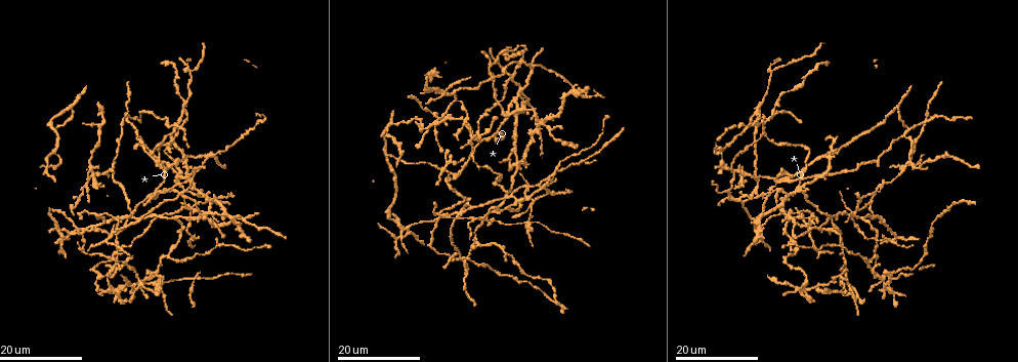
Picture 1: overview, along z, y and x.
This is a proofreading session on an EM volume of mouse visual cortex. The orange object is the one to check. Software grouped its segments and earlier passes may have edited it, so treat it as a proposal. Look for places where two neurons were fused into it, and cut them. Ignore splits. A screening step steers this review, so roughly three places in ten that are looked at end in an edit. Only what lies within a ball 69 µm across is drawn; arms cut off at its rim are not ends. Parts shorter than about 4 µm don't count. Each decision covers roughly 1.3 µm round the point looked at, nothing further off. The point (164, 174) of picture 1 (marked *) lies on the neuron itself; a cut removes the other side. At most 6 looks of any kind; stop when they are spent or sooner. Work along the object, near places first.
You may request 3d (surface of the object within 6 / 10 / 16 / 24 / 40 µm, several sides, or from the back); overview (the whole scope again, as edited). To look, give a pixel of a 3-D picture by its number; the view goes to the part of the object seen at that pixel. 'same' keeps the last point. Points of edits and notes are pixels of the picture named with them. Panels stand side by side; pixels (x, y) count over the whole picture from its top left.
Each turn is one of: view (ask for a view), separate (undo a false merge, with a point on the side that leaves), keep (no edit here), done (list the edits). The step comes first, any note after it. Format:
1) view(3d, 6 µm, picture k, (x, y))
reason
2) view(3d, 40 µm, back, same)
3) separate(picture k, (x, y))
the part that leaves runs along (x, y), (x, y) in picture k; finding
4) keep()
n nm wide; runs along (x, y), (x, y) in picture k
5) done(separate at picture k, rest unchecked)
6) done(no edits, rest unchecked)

view(3d, 24 µm, picture 1, (192, 217))
three-way junction

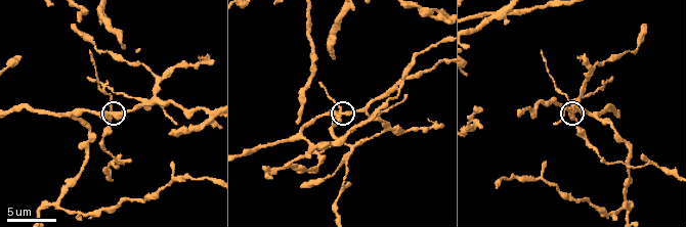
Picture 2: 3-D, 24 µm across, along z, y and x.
view(3d, 10 µm, picture 2, (112, 111))

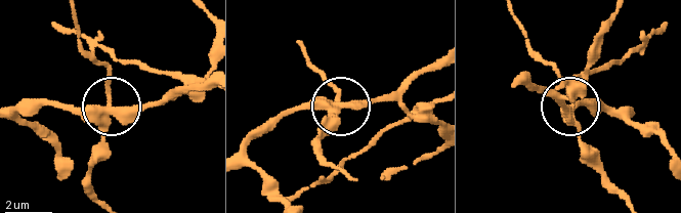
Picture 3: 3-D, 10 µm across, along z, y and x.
separate(picture 3, (98, 145))
side arm 8 µm; the part that leaves runs along (109, 114), (103, 153), (91, 176), (103, 200) in picture 3; two neurons meet here

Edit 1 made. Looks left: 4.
view(overview)

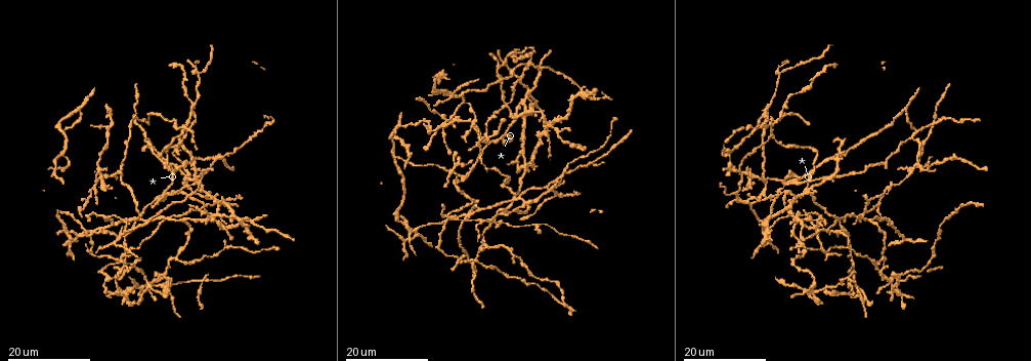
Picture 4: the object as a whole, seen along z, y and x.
view(3d, 24 µm, picture 4, (219, 225))
three-way junction

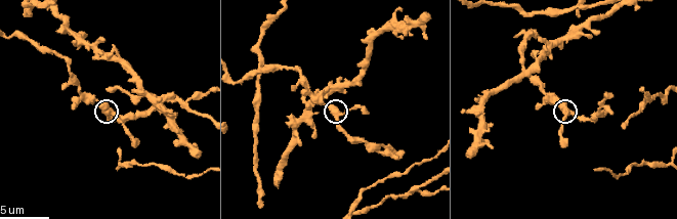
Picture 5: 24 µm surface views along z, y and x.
view(3d, 10 µm, picture 5, (570, 114))

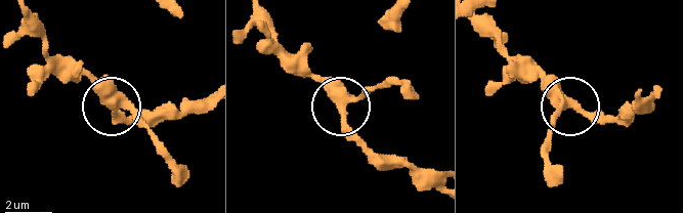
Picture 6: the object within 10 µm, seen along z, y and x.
keep()
side arm 5 µm; 3 arms; one neuron here

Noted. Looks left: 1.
done(separate at picture 3, rest unchecked)

